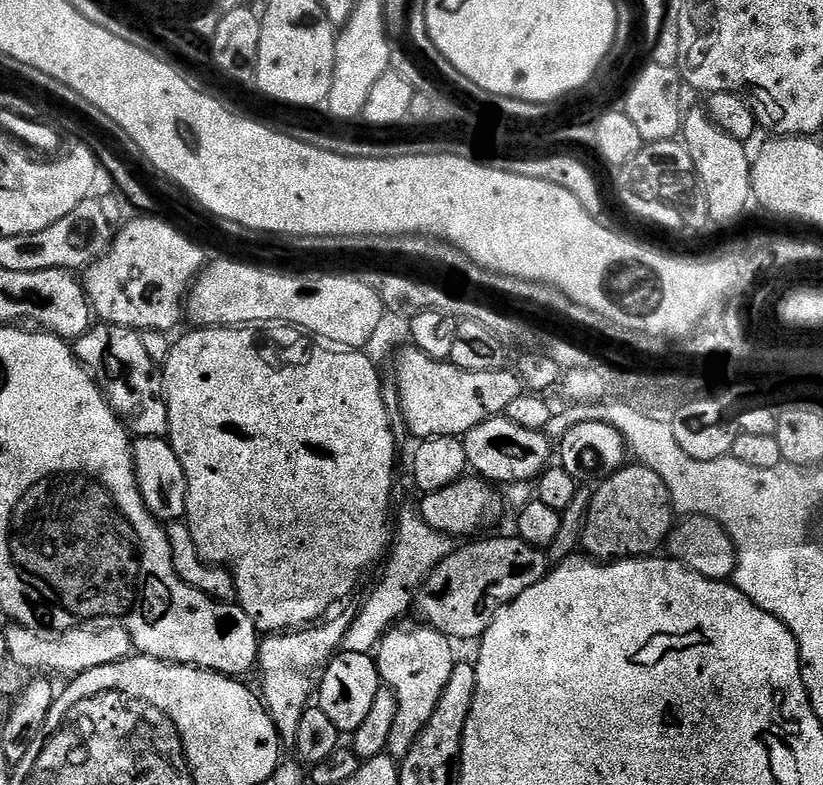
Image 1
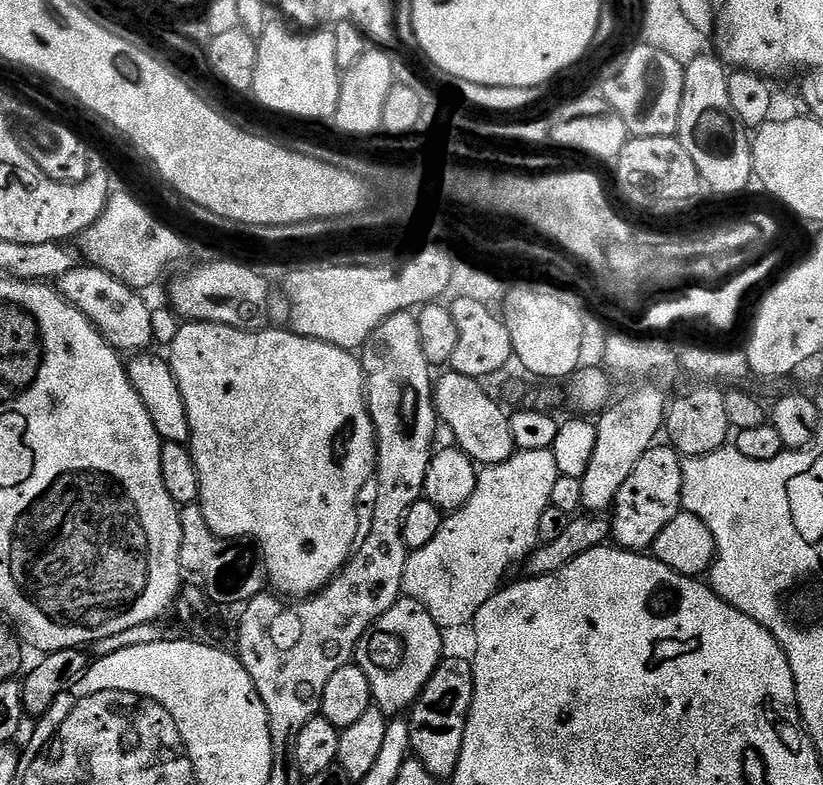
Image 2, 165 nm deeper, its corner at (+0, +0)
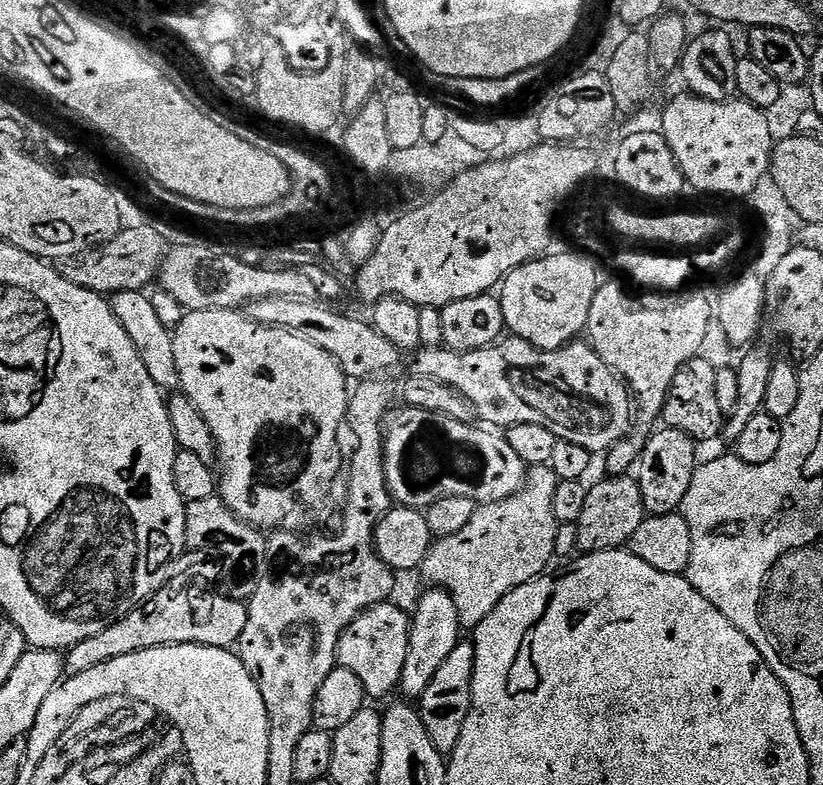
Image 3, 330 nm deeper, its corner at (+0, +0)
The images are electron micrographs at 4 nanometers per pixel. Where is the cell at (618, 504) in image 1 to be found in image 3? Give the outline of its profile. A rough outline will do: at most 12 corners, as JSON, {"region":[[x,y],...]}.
{"region":[[667,426],[638,461],[648,516],[679,512],[697,441]]}

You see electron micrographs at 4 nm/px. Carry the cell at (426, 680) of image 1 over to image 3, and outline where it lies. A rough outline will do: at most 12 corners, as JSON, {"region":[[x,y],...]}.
{"region":[[396,602],[340,635],[339,667],[365,697],[400,687],[410,634]]}

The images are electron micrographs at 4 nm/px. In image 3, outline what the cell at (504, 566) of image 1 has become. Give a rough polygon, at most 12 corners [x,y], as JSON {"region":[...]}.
{"region":[[639,479],[592,484],[581,553],[623,549],[646,519]]}

